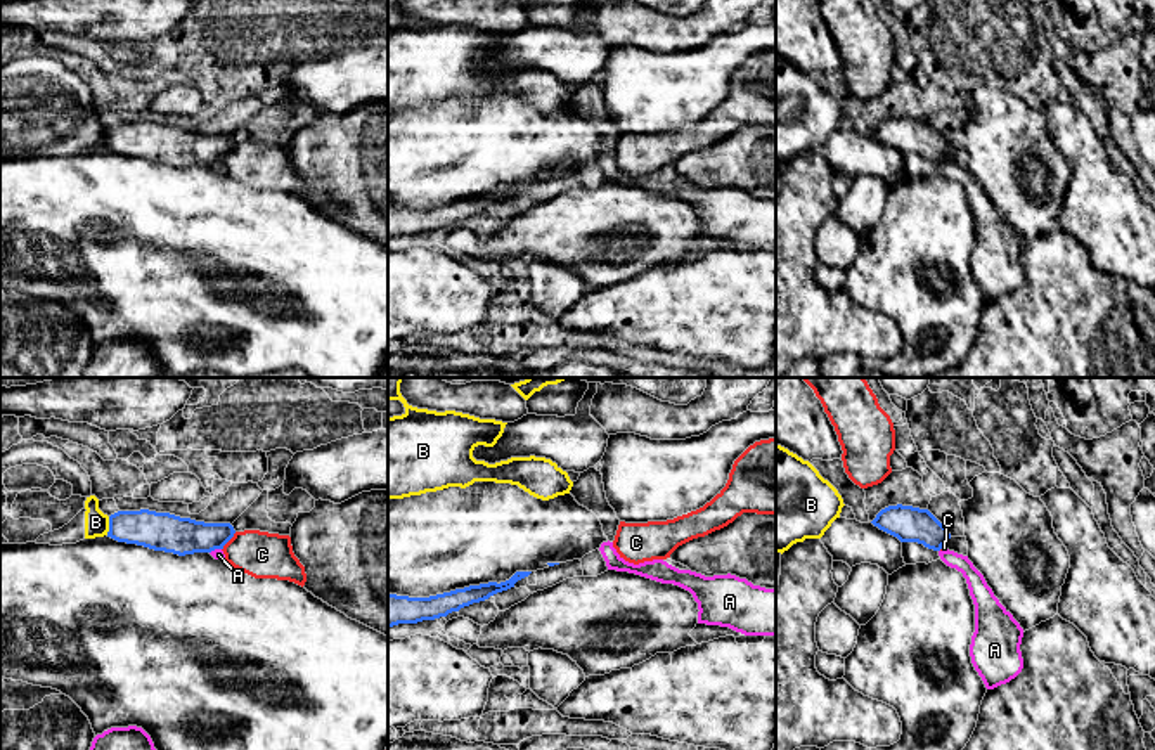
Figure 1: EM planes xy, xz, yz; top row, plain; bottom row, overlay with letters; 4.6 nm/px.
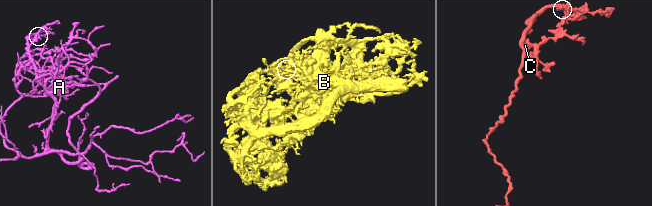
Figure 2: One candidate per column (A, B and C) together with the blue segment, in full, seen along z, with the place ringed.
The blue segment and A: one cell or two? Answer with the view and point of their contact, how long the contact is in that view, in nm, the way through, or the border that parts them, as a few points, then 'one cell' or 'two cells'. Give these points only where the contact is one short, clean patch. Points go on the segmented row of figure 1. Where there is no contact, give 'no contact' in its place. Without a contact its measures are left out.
meets blue in xy at (215, 548); contact 60 nm long; border along xy (220, 548), (210, 553); two cells

